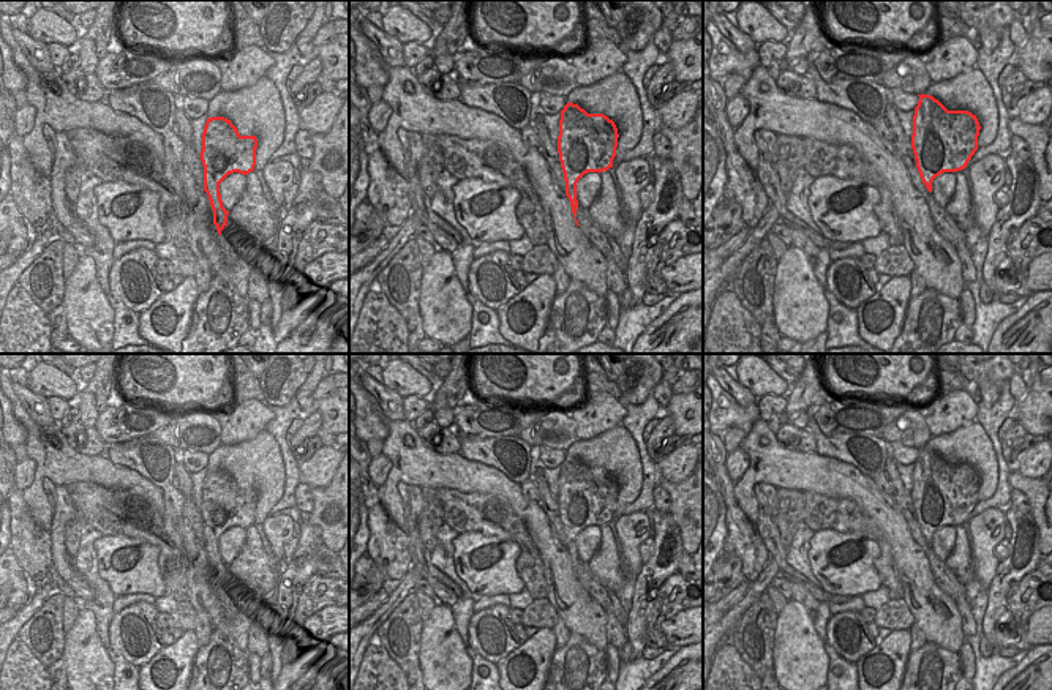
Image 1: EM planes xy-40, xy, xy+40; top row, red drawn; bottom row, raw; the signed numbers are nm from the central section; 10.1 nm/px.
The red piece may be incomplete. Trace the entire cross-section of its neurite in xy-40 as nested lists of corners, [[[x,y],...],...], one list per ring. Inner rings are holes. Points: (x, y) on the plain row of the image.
[[[207,471],[202,486],[201,515],[204,519],[204,545],[213,564],[213,578],[220,587],[226,617],[237,619],[248,613],[243,600],[227,581],[229,565],[223,561],[220,537],[234,526],[250,527],[256,519],[256,489],[240,489],[231,474]]]

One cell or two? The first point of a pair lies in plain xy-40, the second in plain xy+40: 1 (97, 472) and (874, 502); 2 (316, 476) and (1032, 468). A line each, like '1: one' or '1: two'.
1: one
2: one

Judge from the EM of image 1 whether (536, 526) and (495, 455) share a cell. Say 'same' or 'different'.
different

